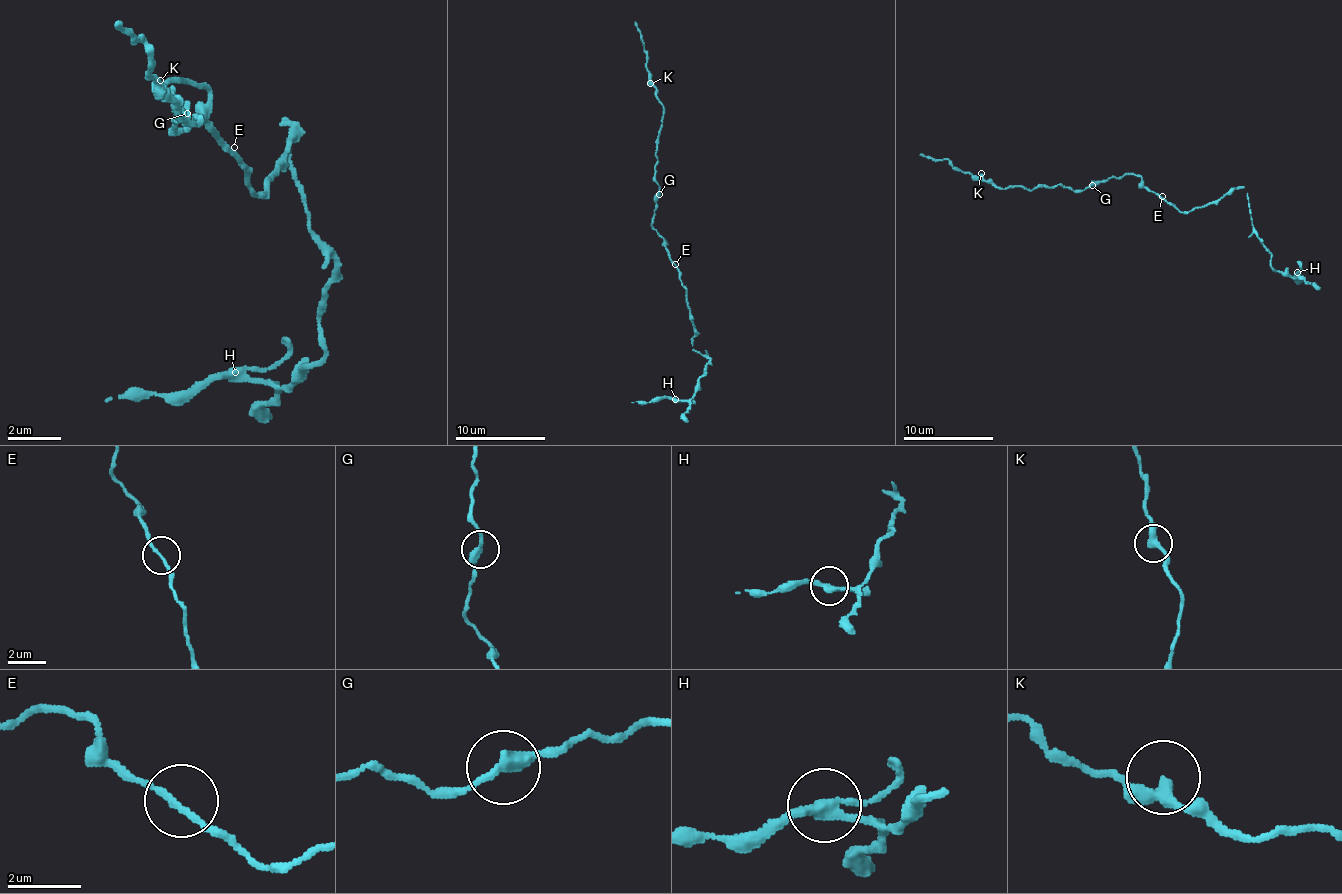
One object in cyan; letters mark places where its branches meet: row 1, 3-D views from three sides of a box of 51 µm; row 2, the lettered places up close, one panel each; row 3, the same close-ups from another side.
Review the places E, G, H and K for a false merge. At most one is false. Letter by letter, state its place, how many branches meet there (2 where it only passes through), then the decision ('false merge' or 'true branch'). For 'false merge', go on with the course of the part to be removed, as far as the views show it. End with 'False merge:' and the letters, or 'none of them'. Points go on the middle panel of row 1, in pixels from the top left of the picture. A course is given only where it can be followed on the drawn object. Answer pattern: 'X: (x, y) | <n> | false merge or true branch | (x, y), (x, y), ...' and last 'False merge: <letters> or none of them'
E: (675, 264) | 2 | true branch
G: (659, 194) | 2 | true branch
H: (675, 399) | 3 | false merge | (675, 399), (632, 402)
K: (650, 83) | 2 | true branch
False merge: H

